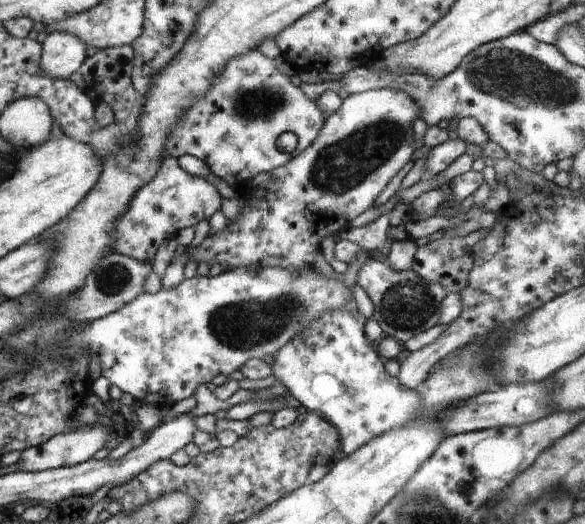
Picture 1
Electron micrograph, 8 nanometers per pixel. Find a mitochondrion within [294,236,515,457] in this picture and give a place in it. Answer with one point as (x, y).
(406, 304)

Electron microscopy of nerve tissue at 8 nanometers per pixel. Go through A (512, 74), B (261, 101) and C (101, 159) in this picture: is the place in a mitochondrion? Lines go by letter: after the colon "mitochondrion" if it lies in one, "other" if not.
A: mitochondrion
B: mitochondrion
C: other

